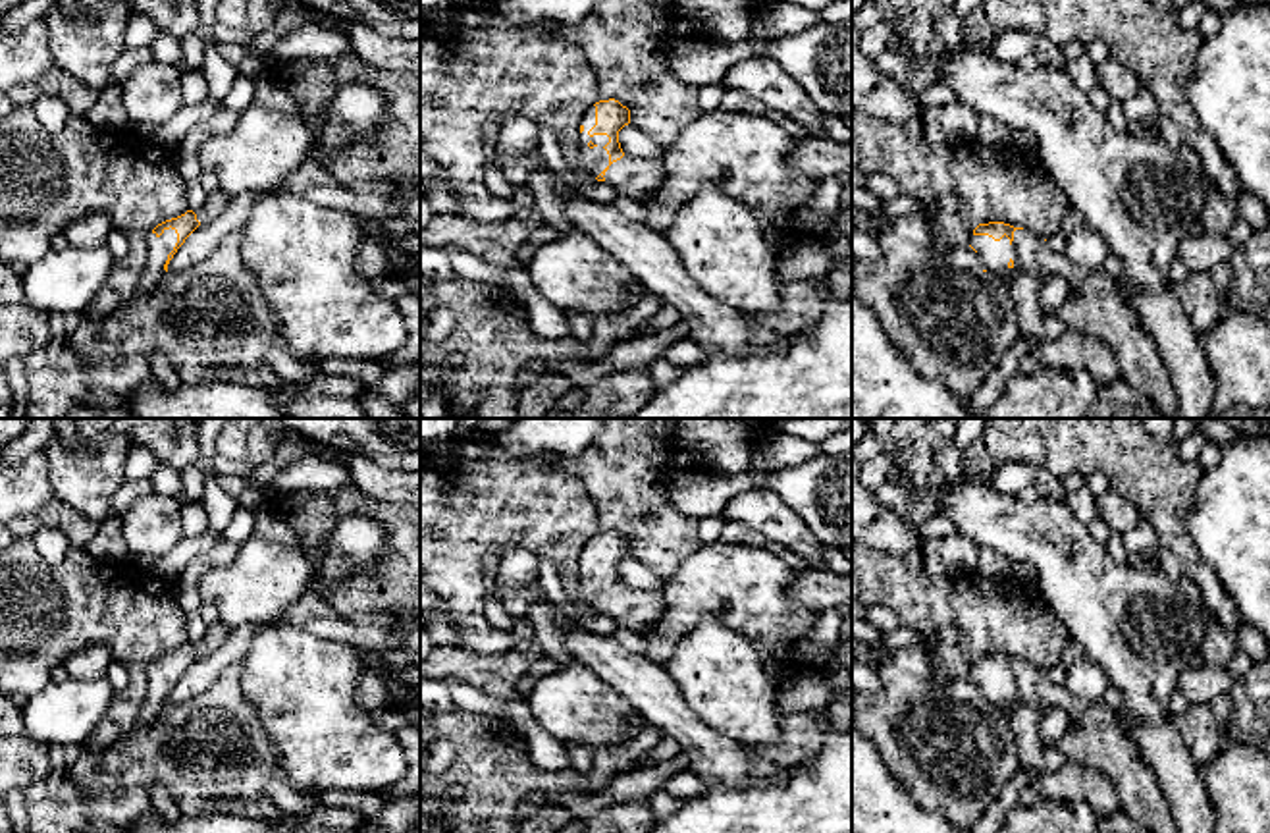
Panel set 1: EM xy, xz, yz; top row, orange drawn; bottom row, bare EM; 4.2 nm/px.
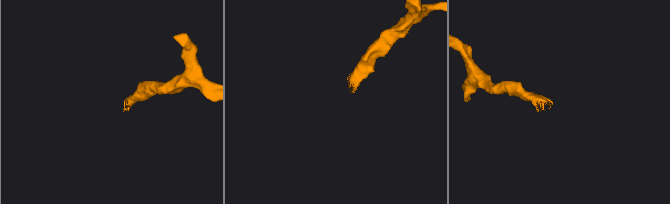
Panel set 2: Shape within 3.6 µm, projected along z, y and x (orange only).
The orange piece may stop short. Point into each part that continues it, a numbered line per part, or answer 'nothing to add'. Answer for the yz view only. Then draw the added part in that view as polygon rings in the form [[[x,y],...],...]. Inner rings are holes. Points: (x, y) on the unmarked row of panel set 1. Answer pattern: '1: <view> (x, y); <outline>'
1: yz (1095, 735); [[[1016,661],[1012,673],[1006,667],[1000,673],[973,667],[971,679],[983,690],[987,704],[1002,708],[1008,715],[1023,702],[1035,704],[1041,715],[1048,708],[1062,708],[1070,725],[1054,746],[1068,760],[1104,773],[1116,787],[1120,810],[1127,818],[1151,833],[1176,833],[1164,794],[1118,712],[1102,702],[1085,704],[1073,698],[1027,661]]]

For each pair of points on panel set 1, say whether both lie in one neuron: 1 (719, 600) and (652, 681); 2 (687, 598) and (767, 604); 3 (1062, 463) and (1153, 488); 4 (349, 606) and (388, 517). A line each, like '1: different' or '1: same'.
1: different
2: same
3: same
4: same

